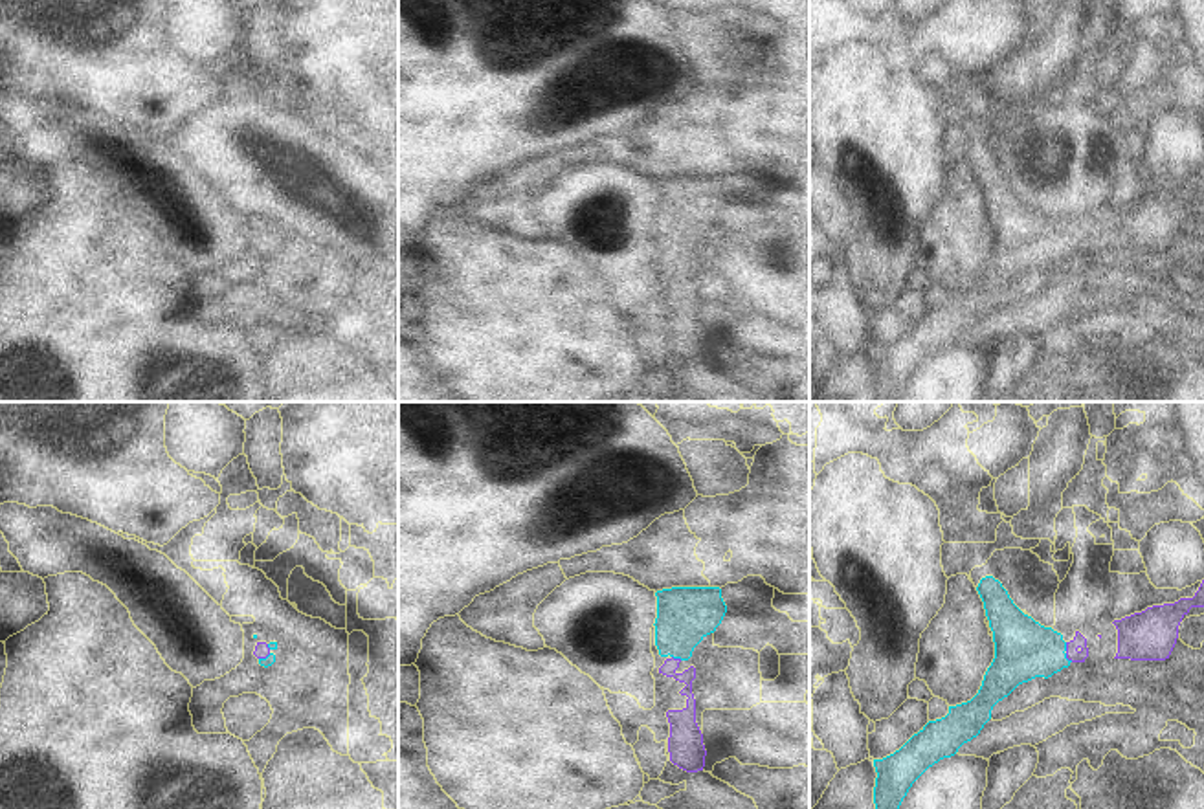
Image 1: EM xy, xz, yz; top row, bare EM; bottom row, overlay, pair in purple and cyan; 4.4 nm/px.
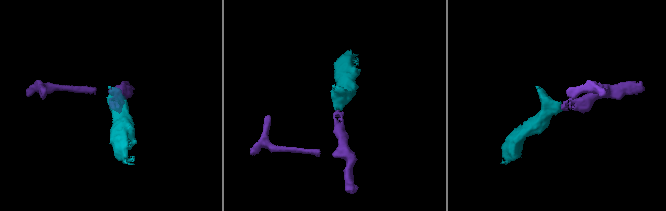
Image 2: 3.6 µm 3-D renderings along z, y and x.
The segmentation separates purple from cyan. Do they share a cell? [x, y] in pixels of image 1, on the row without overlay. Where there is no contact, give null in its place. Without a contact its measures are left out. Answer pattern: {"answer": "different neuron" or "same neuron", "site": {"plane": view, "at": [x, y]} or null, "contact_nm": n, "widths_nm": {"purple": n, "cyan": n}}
{"answer": "same neuron", "site": {"plane": "yz", "at": [1069, 248]}, "contact_nm": 50, "widths_nm": {"purple": 60, "cyan": 260}}

